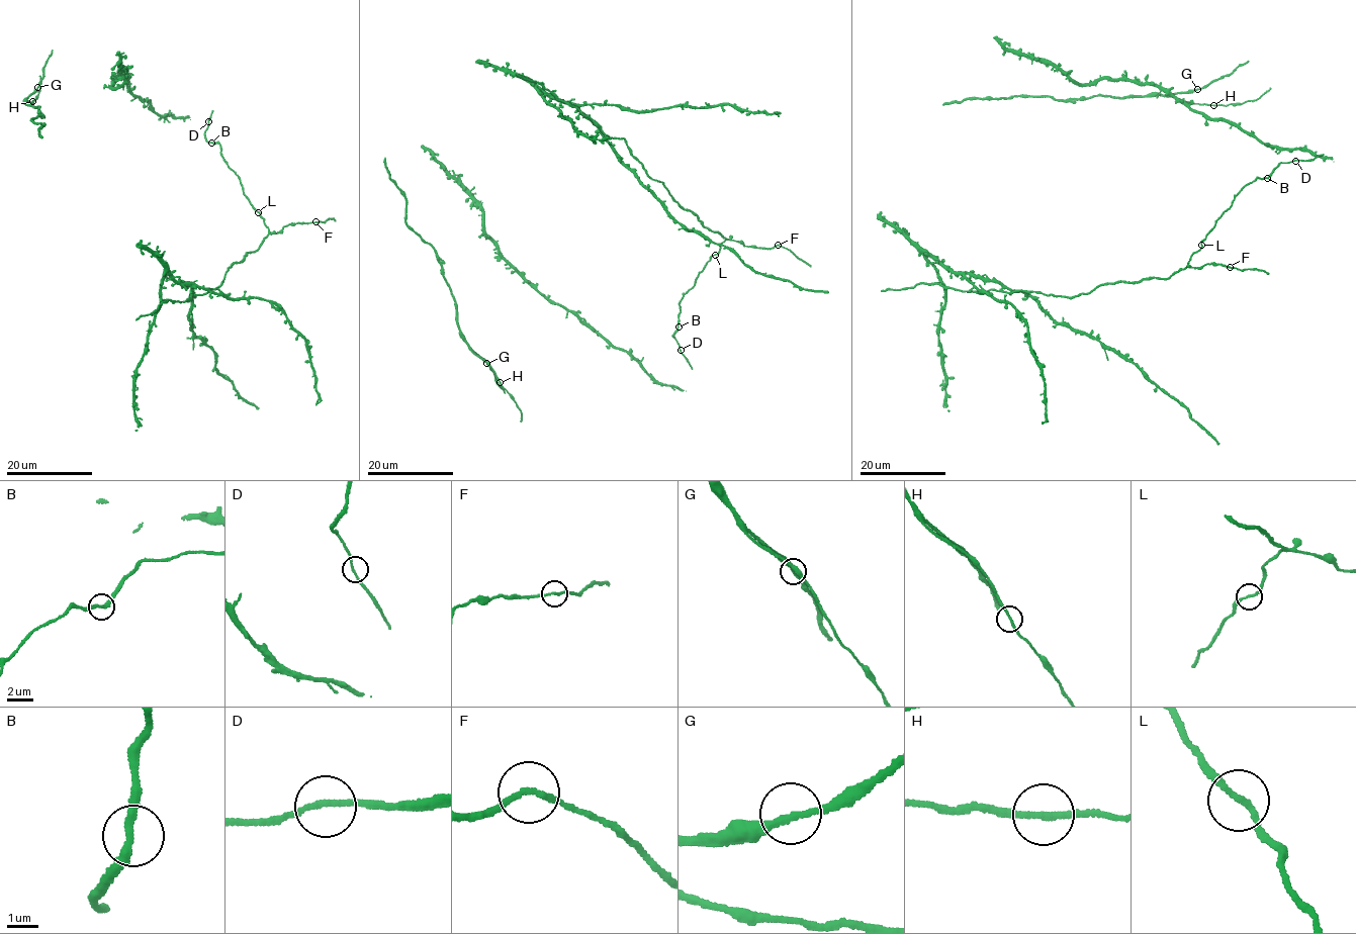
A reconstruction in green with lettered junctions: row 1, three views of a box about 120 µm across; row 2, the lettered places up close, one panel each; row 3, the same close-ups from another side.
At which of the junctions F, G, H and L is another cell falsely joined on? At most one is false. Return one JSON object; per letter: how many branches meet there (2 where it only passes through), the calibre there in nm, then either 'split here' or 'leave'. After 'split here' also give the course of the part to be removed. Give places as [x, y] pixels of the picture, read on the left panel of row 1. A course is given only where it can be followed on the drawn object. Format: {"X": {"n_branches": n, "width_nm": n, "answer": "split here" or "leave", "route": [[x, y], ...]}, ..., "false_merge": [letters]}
{"F": {"n_branches": 2, "width_nm": 180, "answer": "leave"}, "G": {"n_branches": 2, "width_nm": 220, "answer": "leave"}, "H": {"n_branches": 2, "width_nm": 190, "answer": "leave"}, "L": {"n_branches": 2, "width_nm": 180, "answer": "leave"}, "false_merge": []}

